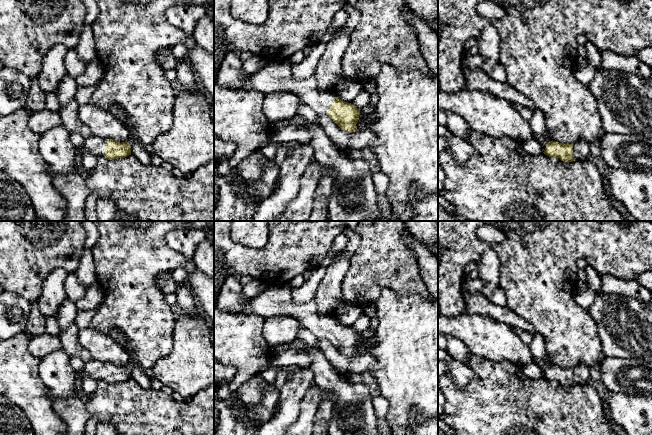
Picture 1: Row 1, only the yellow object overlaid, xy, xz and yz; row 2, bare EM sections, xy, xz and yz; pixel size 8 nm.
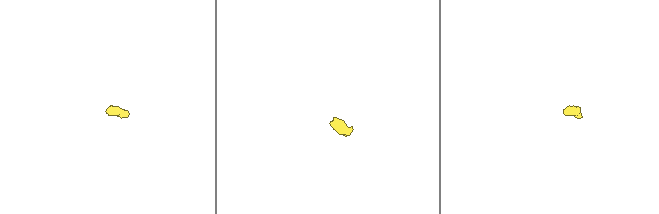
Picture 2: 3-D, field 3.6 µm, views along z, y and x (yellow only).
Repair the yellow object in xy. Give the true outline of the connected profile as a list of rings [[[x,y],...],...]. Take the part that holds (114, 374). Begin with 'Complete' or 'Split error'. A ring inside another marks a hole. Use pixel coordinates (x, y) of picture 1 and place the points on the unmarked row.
Split error. [[[91,359],[85,362],[83,370],[77,374],[78,380],[91,377],[95,380],[104,379],[108,384],[124,382],[131,379],[128,366],[116,366],[112,363]]]

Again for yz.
Complete. [[[549,365],[543,377],[549,381],[557,381],[563,386],[575,385],[573,380],[573,368]]]

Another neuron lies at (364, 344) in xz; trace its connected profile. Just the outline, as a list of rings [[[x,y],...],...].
[[[365,333],[360,334],[359,344],[356,348],[357,355],[361,354],[361,353],[364,353],[366,350],[373,347],[376,343],[375,333],[372,336],[367,337],[367,338],[363,337],[364,334]]]

